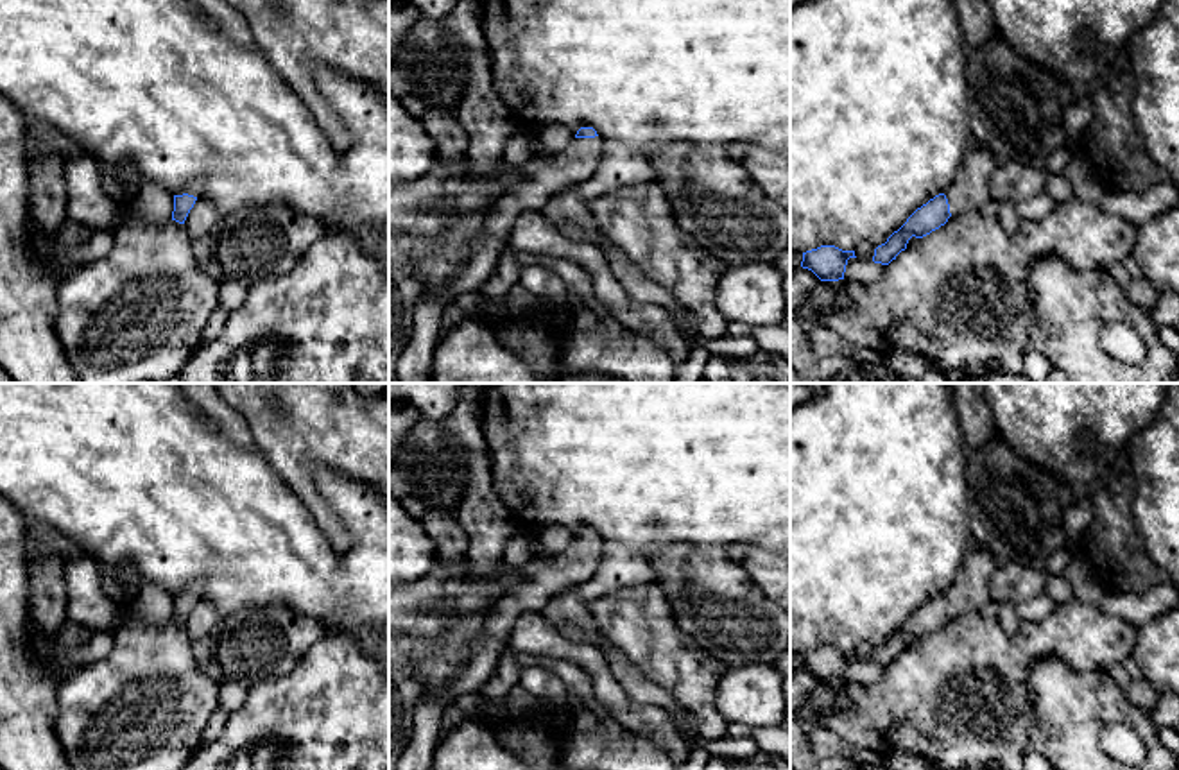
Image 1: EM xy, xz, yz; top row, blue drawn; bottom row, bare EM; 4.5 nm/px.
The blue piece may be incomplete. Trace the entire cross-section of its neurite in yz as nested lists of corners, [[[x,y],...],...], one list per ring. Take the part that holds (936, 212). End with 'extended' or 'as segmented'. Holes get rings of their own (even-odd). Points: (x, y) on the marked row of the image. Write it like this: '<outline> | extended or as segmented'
[[[973,141],[948,190],[917,208],[907,222],[887,238],[885,244],[874,249],[873,261],[889,265],[901,251],[907,249],[912,236],[923,238],[930,235],[944,226],[955,211],[982,208],[991,201],[989,179],[994,168],[994,154],[978,141]]] | extended

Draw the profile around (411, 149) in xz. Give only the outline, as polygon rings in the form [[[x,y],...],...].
[[[389,93],[389,181],[423,177],[437,156],[435,140],[394,95]]]

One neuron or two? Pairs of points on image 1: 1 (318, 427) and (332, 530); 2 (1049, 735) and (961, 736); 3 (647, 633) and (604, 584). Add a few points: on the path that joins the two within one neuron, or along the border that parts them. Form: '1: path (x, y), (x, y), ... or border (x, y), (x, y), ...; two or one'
1: path (307, 452), (307, 491), (318, 505); one
2: border (1027, 684), (1036, 726); two
3: border (651, 581), (597, 597), (590, 604), (597, 631); two

